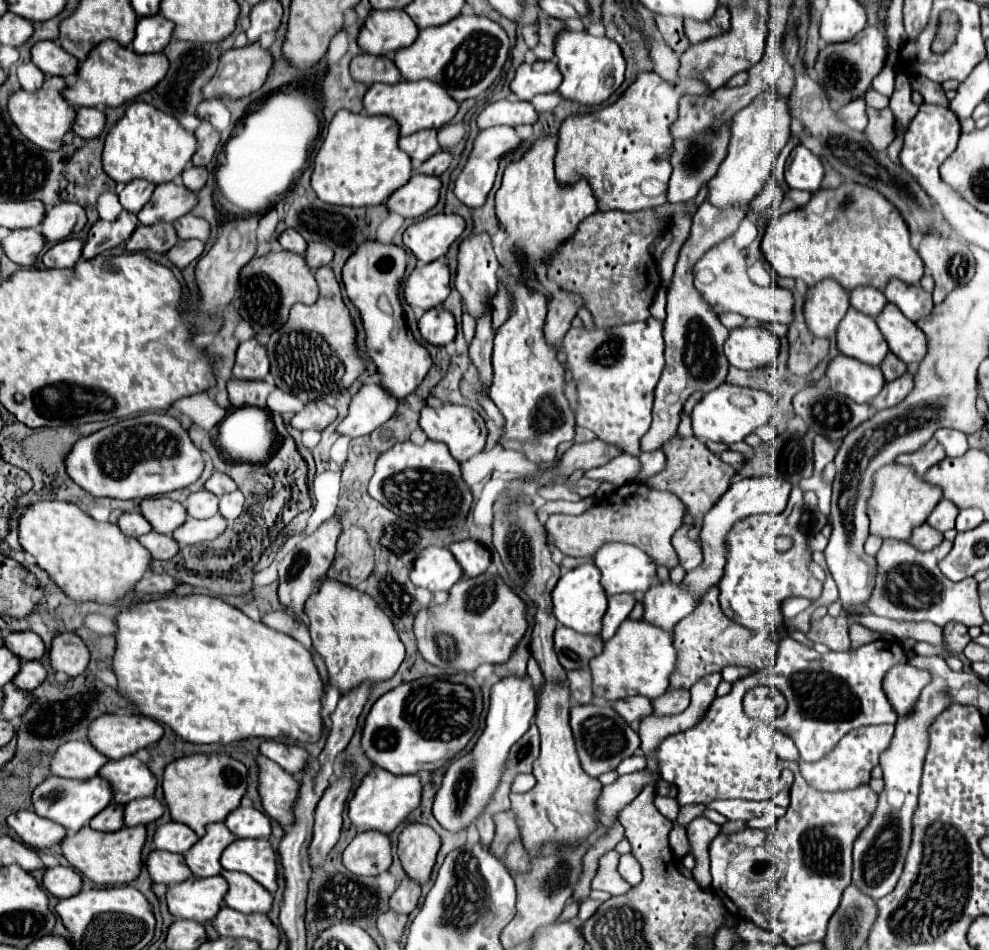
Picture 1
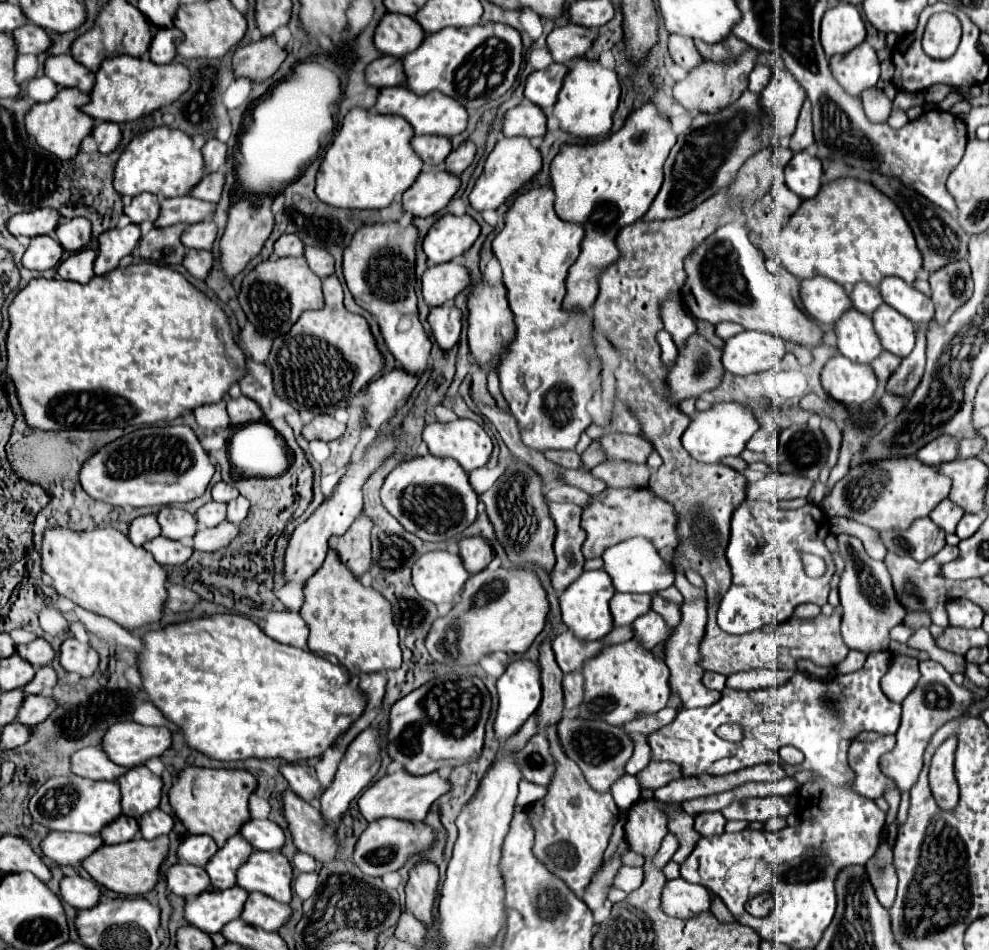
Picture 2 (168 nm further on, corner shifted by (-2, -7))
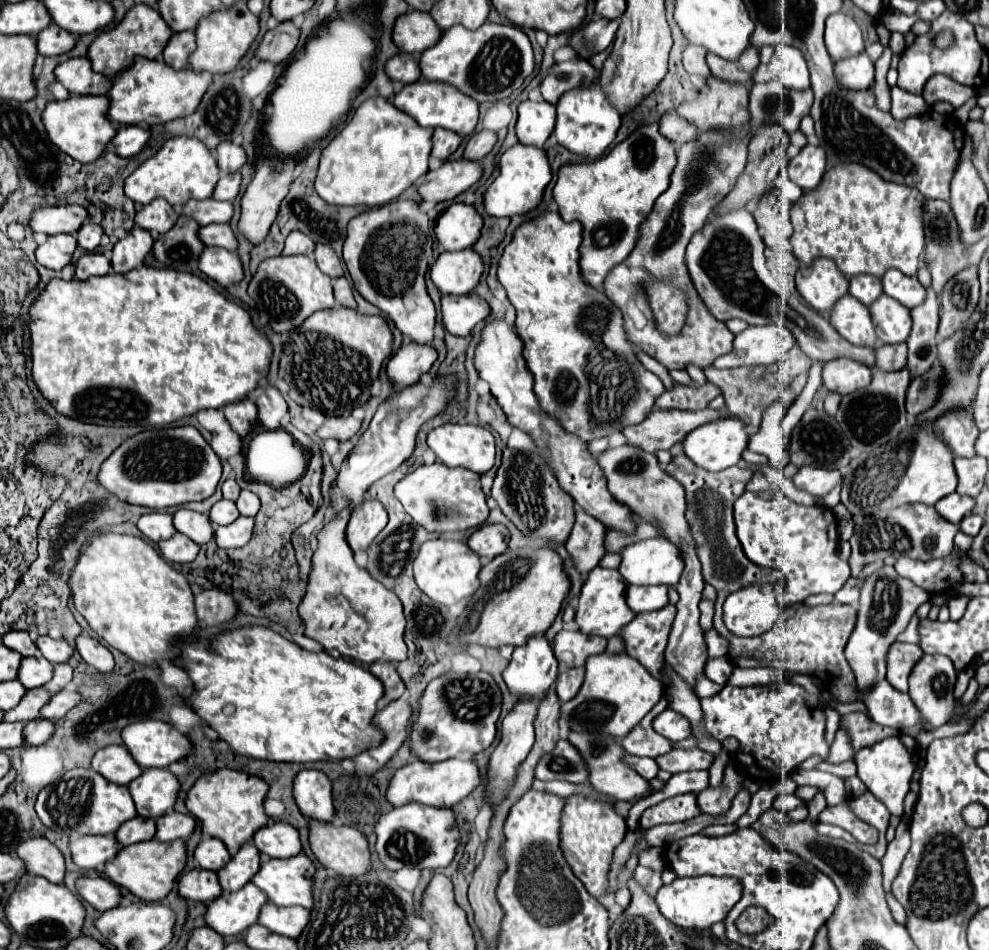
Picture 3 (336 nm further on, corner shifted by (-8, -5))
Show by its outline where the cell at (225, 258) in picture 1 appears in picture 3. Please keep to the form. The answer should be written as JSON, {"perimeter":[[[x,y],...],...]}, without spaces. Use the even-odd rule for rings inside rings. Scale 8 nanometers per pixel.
{"perimeter":[[[287,156],[287,158],[267,158],[263,166],[257,168],[253,180],[249,182],[243,198],[241,198],[241,220],[239,220],[239,230],[245,234],[245,238],[253,244],[259,244],[265,240],[277,212],[281,200],[289,192],[289,184],[293,180],[293,170],[295,170],[297,160]]]}

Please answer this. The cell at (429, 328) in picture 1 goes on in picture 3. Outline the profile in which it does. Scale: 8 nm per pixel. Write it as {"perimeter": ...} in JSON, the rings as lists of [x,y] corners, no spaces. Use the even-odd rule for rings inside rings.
{"perimeter":[[[447,294],[441,298],[443,306],[443,324],[455,336],[469,336],[475,324],[485,320],[491,312],[489,304],[477,294],[453,296]]]}

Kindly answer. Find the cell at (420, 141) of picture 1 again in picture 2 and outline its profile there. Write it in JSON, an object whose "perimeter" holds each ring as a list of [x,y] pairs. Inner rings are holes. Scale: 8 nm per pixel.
{"perimeter":[[[413,136],[411,148],[425,164],[439,166],[451,152],[451,142],[445,136]]]}

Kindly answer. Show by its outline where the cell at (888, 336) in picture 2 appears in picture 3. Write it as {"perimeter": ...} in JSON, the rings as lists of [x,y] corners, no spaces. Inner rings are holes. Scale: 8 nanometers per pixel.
{"perimeter":[[[881,294],[871,306],[869,306],[873,326],[877,332],[877,338],[883,344],[899,344],[905,342],[911,330],[911,318],[909,310],[899,304],[895,298]]]}

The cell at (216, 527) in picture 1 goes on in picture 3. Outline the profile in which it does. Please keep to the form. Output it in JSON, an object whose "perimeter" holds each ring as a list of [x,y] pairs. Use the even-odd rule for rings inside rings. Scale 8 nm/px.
{"perimeter":[[[237,518],[229,526],[215,526],[215,542],[219,548],[241,548],[251,540],[255,518]]]}

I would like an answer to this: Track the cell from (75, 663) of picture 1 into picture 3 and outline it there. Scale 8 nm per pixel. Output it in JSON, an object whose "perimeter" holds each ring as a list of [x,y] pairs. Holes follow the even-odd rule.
{"perimeter":[[[89,634],[77,636],[77,650],[79,650],[81,658],[87,664],[95,666],[99,672],[111,672],[113,670],[113,654],[97,638],[91,638]]]}

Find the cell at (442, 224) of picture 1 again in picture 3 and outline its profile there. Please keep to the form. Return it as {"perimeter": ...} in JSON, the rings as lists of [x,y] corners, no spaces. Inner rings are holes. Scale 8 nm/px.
{"perimeter":[[[451,204],[435,224],[435,236],[443,250],[471,248],[481,234],[483,216],[469,204]]]}

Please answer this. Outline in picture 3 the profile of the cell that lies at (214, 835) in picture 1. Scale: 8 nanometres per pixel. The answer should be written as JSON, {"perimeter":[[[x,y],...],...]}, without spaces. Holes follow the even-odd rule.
{"perimeter":[[[247,842],[237,856],[231,858],[229,866],[225,870],[219,870],[219,882],[225,892],[235,892],[237,888],[243,888],[261,868],[261,852]]]}

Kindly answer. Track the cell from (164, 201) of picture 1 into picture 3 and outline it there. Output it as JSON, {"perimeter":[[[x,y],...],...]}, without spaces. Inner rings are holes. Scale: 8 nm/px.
{"perimeter":[[[213,198],[209,200],[191,200],[183,206],[183,214],[195,218],[199,226],[207,224],[221,224],[229,222],[233,216],[233,204],[231,202],[217,202]]]}

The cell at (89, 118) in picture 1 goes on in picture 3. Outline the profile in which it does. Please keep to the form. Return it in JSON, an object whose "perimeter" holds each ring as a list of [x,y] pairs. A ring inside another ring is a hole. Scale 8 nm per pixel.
{"perimeter":[[[121,126],[117,130],[117,136],[111,140],[111,144],[115,146],[115,152],[123,158],[131,158],[135,154],[139,154],[147,140],[149,140],[151,132],[149,128],[143,128],[143,126]]]}

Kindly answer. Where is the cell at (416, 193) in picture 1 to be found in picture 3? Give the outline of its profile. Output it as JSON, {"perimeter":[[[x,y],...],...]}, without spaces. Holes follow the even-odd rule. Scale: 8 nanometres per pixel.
{"perimeter":[[[445,160],[437,170],[427,172],[423,184],[419,186],[419,194],[423,200],[431,202],[453,200],[457,194],[471,188],[481,176],[483,168],[475,160]]]}

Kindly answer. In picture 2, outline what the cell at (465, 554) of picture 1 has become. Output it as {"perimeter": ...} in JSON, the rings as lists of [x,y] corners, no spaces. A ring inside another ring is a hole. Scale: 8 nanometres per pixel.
{"perimeter":[[[463,538],[459,540],[459,556],[469,574],[477,574],[489,566],[493,560],[493,550],[483,538]]]}

